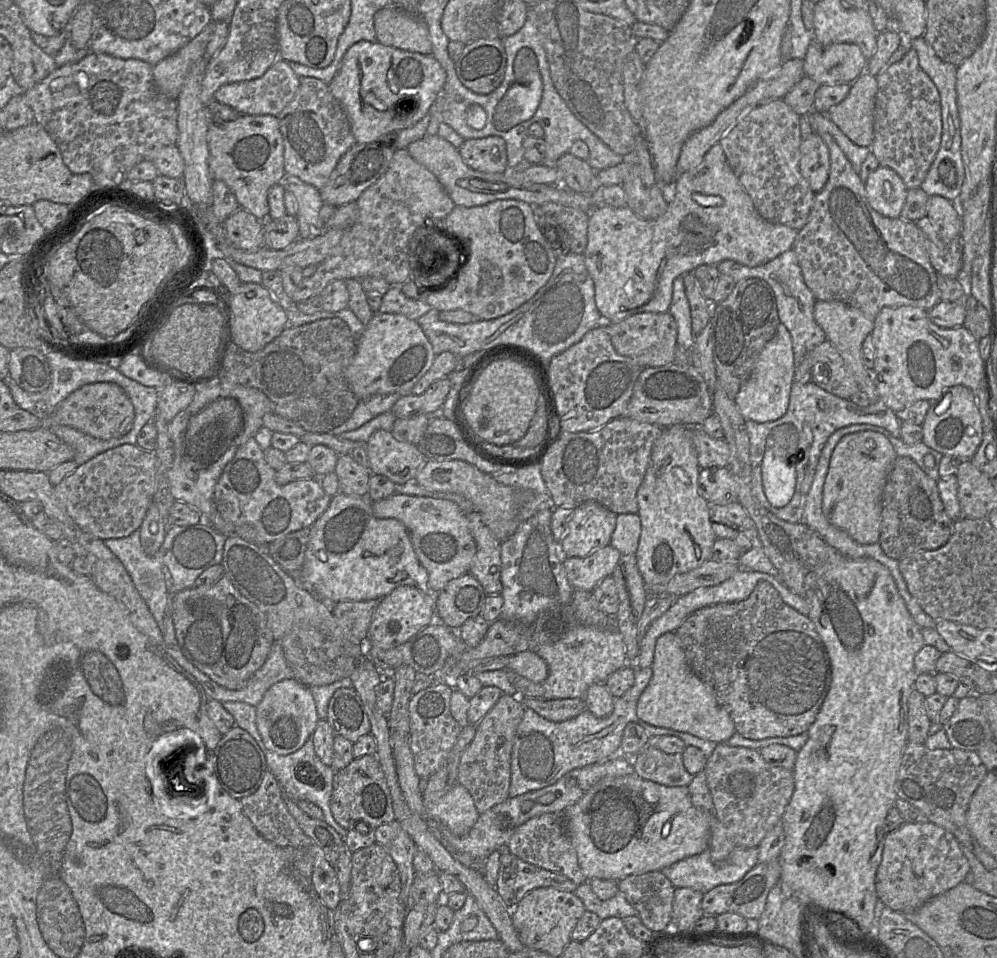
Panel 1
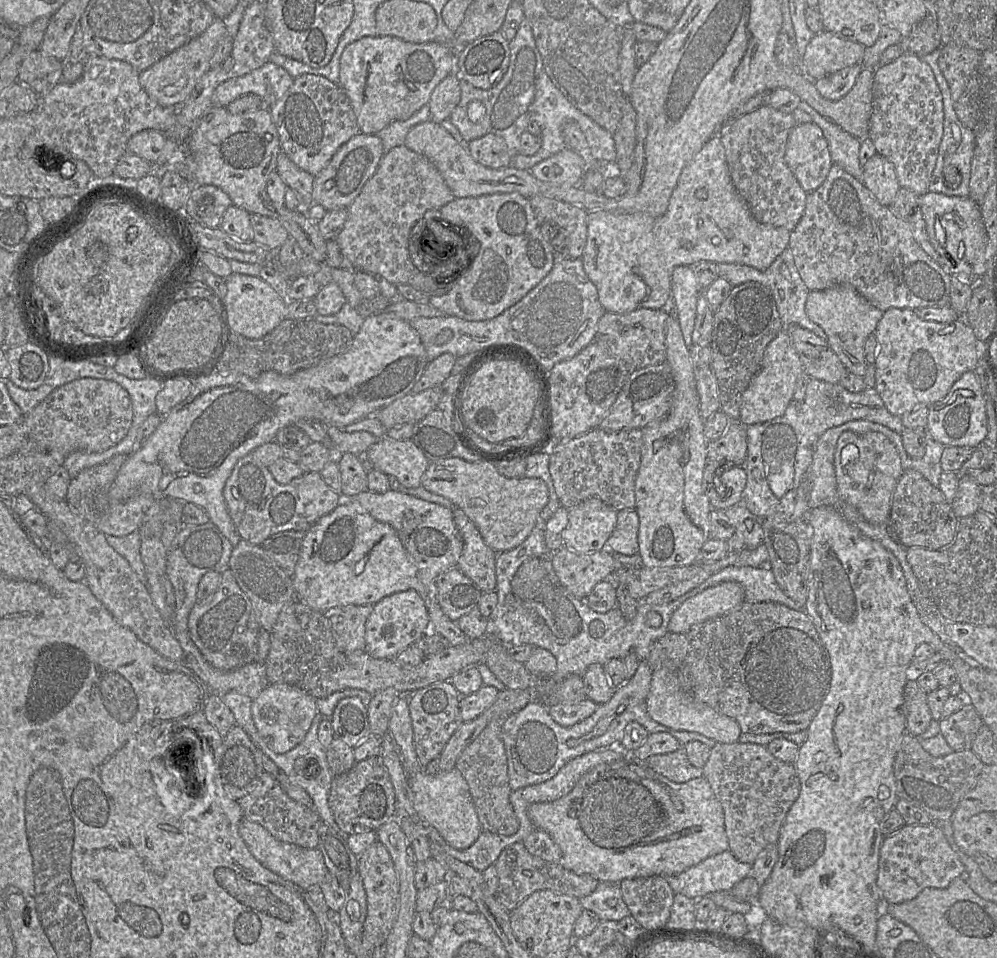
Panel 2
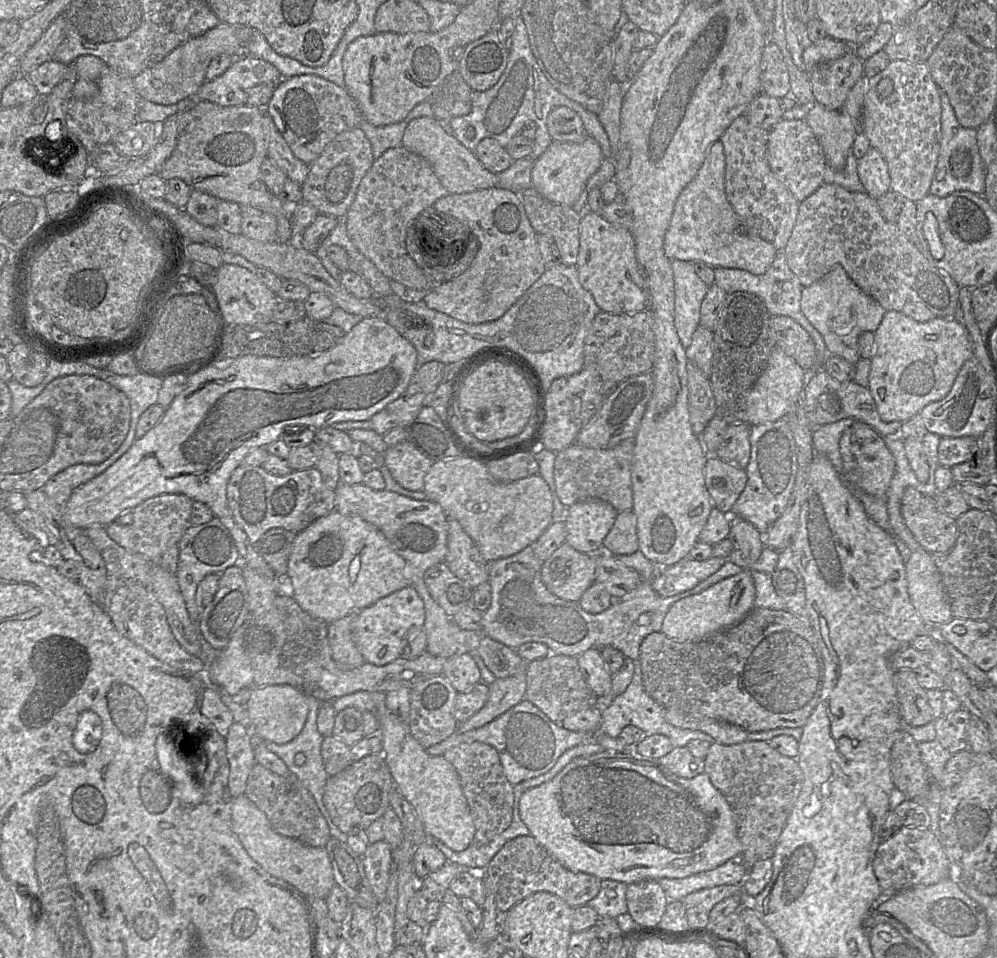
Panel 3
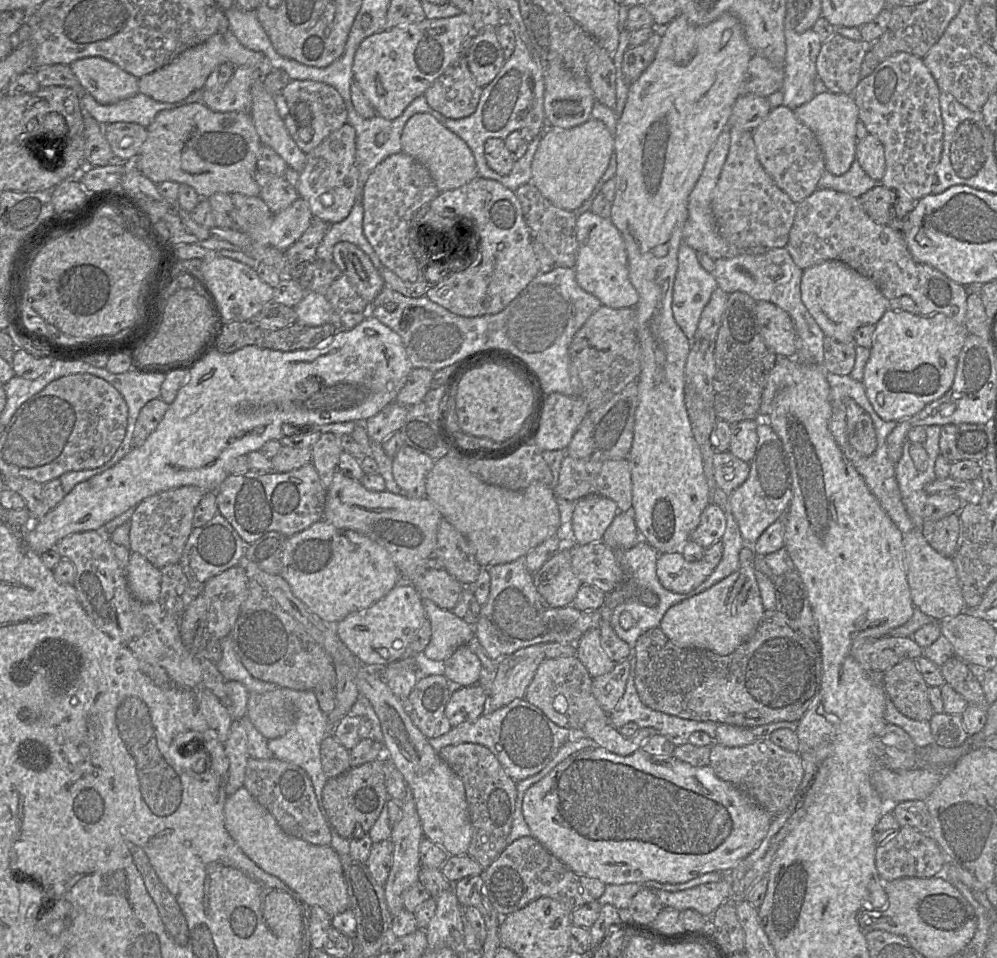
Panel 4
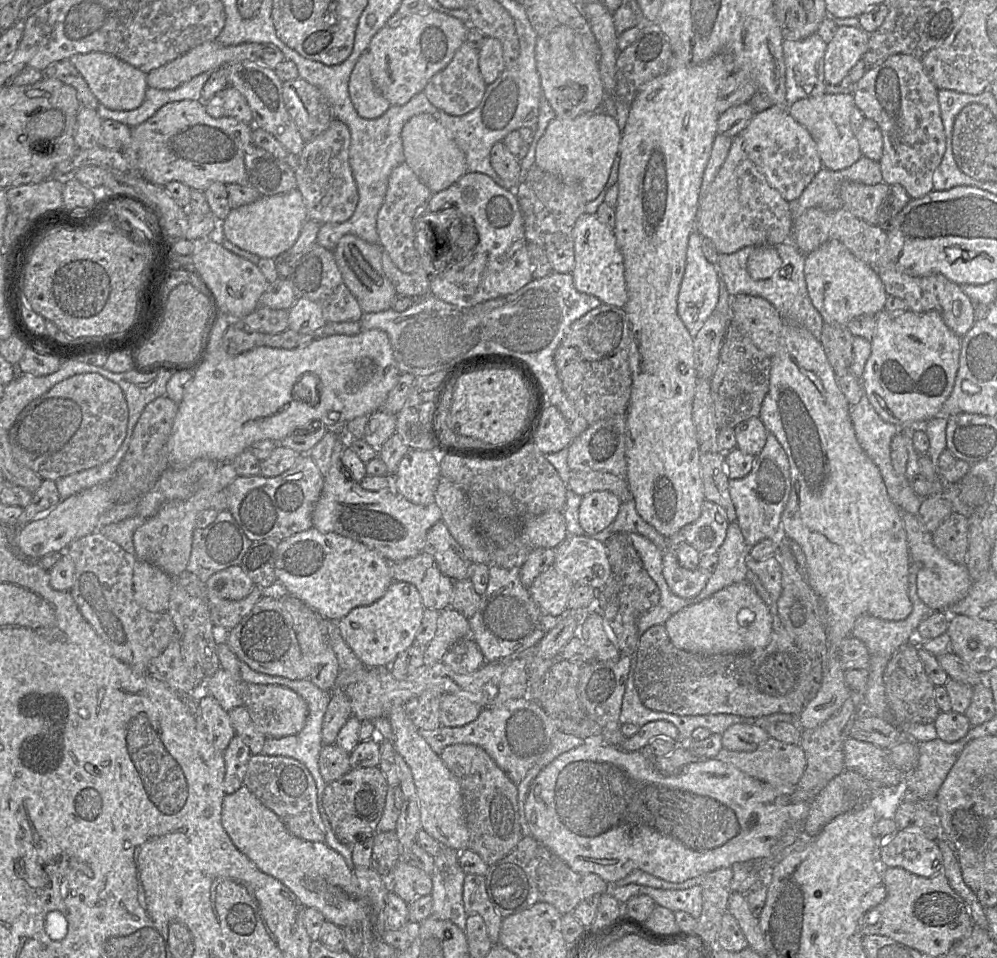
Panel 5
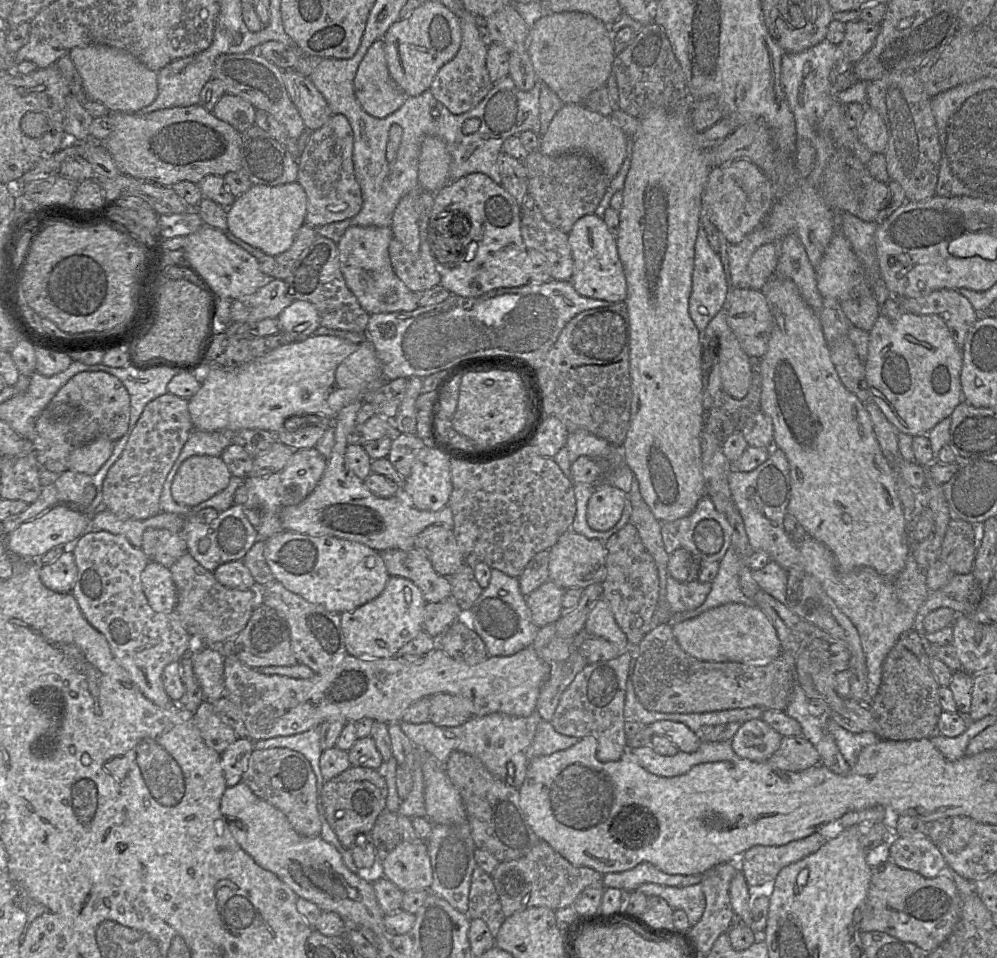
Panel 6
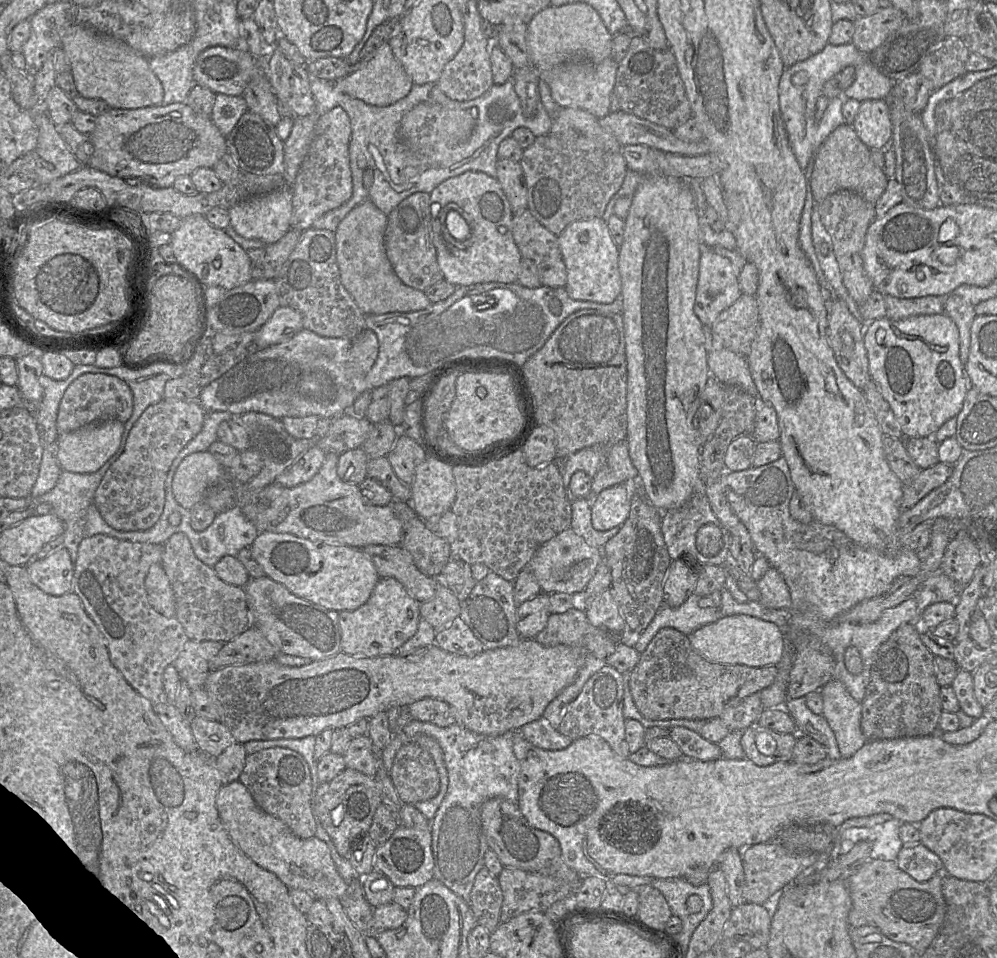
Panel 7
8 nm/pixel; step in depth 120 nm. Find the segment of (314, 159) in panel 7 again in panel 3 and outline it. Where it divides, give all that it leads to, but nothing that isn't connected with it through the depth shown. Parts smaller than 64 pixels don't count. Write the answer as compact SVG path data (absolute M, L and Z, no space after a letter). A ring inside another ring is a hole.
M359 127L340 133L325 146L322 153L309 165L309 172L301 184L302 202L313 206L319 214L344 219L356 196L361 180L373 162L371 143Z

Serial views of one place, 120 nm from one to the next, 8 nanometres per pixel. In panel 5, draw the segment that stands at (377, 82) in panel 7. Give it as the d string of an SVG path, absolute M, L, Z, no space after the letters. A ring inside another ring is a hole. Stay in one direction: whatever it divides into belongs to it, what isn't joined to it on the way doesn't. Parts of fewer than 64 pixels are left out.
M364 52L356 63L349 80L349 94L358 115L364 119L377 119L391 106L377 89L371 75L372 57Z

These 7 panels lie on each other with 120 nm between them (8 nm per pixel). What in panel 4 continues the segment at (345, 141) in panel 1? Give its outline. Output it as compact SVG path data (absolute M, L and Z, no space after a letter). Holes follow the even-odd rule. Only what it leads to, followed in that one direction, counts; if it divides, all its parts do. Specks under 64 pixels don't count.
M291 80L274 97L277 110L290 136L305 154L347 123L348 111L345 102L340 93L328 84L311 80Z

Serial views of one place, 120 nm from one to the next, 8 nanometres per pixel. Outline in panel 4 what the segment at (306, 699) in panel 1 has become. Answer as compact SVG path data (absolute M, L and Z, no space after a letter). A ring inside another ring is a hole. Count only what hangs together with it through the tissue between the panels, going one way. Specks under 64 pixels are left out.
M281 690L250 693L246 716L267 739L283 736L294 724L294 707Z

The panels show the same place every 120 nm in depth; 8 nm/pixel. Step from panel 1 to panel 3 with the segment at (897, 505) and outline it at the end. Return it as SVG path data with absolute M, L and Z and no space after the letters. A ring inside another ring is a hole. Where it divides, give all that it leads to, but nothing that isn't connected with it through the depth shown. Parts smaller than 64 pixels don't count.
M913 487L904 490L901 499L901 515L917 543L929 553L949 552L958 538L957 519L942 513L936 504L935 497L922 494Z

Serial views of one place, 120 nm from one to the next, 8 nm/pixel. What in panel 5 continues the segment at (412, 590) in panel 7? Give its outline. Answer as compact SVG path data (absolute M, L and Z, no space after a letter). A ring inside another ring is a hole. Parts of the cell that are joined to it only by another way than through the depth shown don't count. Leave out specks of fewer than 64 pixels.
M421 552L399 562L389 562L393 581L413 584L427 609L442 611L451 606L454 581L438 568L433 557Z

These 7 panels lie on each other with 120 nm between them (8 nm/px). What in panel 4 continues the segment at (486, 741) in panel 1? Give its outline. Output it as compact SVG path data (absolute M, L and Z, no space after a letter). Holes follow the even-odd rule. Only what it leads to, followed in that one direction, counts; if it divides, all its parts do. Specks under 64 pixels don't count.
M449 745L443 747L439 755L464 784L472 825L472 838L467 854L485 870L508 846L507 838L514 820L517 782L506 774L496 756L483 745Z

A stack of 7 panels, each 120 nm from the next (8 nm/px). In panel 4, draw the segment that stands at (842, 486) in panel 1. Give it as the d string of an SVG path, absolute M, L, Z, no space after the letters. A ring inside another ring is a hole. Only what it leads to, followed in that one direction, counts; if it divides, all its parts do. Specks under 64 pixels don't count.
M846 398L843 405L846 408L846 434L849 444L863 456L873 454L877 439L871 417L852 398Z

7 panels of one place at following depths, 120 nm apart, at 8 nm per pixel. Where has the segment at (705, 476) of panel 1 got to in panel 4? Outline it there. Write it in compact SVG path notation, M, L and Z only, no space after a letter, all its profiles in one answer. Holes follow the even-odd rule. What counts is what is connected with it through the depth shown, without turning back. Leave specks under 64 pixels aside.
M729 451L715 452L713 458L714 477L717 485L729 495L748 477L750 465Z

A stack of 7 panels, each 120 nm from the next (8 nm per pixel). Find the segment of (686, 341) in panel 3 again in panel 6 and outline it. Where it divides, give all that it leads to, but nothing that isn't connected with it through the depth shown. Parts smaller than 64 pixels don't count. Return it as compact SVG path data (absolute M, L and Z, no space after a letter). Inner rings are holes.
M700 225L694 248L692 288L688 303L689 315L700 333L723 308L728 290L720 256L710 246L705 230Z

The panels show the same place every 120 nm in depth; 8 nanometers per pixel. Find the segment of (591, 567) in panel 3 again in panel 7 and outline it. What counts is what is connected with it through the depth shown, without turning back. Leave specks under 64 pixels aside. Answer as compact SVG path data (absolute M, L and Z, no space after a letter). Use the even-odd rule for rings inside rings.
M544 592L517 607L516 629L521 638L535 638L551 615L549 595Z

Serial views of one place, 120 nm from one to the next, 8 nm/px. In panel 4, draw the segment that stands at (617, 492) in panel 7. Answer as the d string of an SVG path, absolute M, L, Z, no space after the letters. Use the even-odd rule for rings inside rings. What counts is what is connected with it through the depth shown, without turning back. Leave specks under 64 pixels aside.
M588 495L574 503L571 540L578 545L599 542L618 513L617 504L601 495Z

